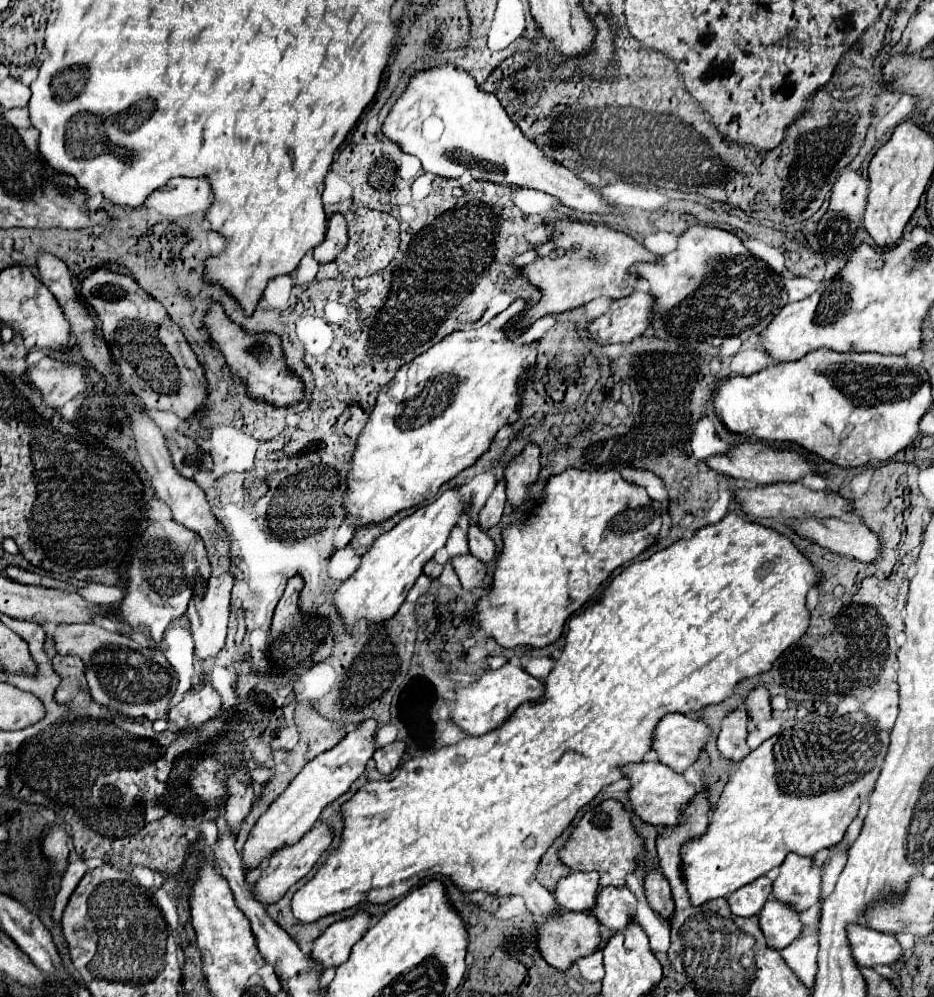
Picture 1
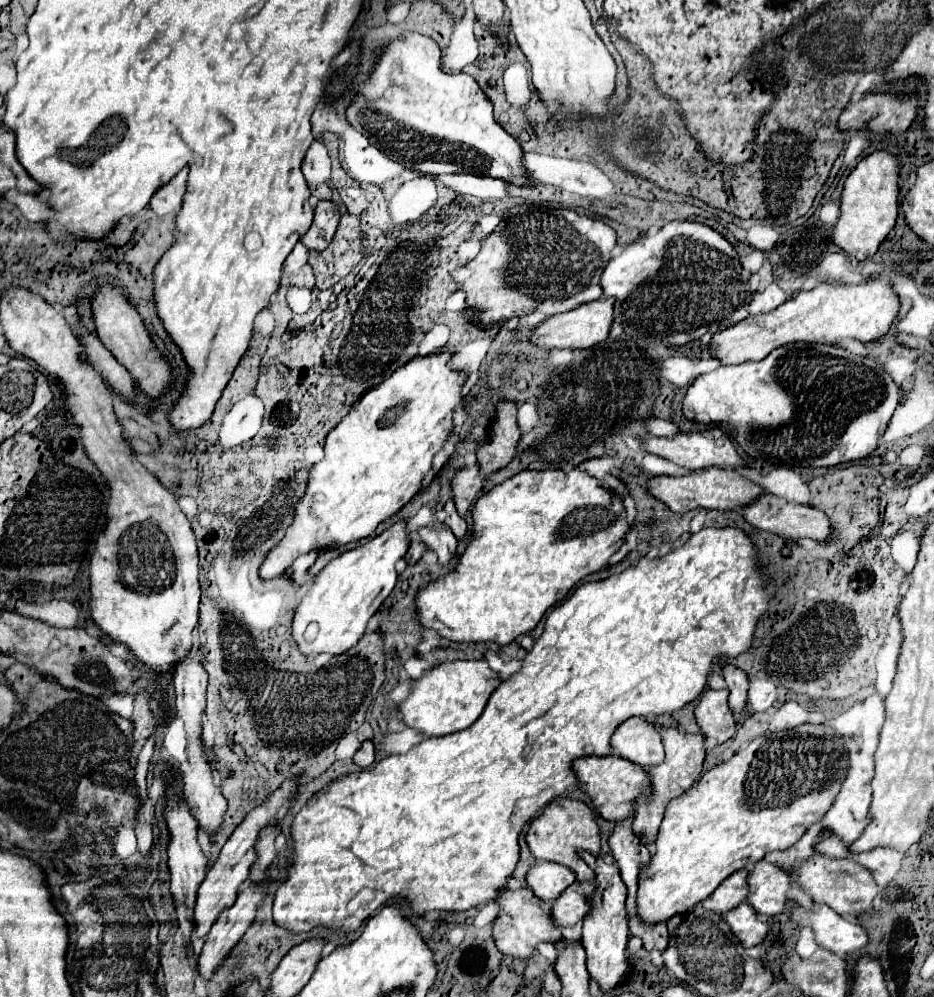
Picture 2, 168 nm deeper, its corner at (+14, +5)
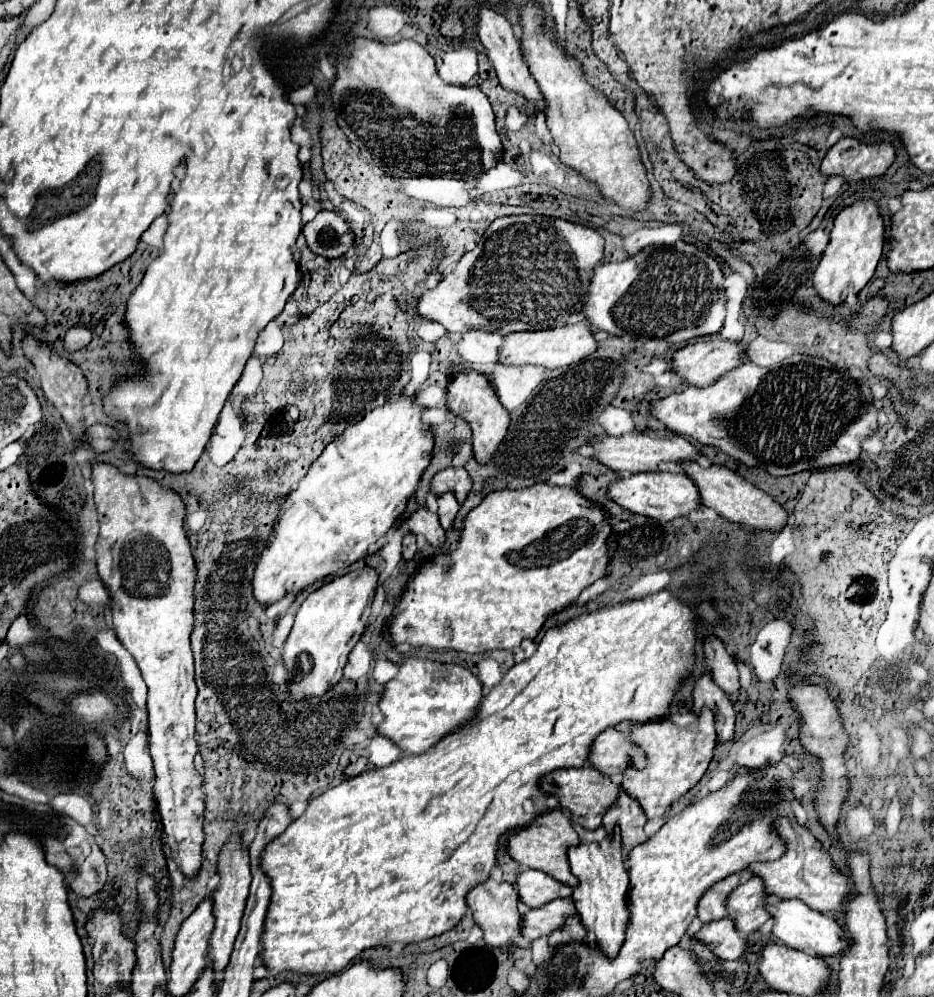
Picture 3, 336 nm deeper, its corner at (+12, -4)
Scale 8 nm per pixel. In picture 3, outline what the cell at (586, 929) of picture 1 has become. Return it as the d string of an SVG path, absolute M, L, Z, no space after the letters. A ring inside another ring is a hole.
M492 877L486 879L484 883L476 885L476 889L472 889L468 893L468 907L472 909L474 921L484 929L484 939L490 947L500 949L500 951L510 951L514 947L514 939L520 937L520 909L518 905L522 905L516 889L510 883L496 883Z

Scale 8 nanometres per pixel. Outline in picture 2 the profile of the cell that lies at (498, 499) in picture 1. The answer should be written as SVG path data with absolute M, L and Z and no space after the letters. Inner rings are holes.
M478 464L464 466L464 468L456 470L454 478L450 480L450 488L454 494L454 504L458 508L458 514L466 516L468 506L472 504L472 500L482 490L482 476L480 476Z

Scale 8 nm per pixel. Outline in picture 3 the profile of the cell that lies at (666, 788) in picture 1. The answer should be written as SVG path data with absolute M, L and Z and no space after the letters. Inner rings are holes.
M584 765L580 769L558 769L542 777L540 787L546 793L552 793L560 799L560 805L572 811L572 823L584 827L584 829L598 829L602 825L602 817L612 805L616 803L616 797L620 795L620 785L610 781L606 775L602 775L596 767Z

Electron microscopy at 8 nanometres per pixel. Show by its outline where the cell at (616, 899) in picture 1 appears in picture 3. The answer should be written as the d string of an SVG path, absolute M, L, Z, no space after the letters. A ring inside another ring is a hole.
M570 897L550 901L538 909L528 909L522 915L522 937L538 939L560 929L568 917L576 915L576 905Z

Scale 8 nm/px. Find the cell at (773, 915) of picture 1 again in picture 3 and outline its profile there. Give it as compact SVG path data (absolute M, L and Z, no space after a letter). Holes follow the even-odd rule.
M730 917L706 923L696 933L696 939L710 945L710 949L714 951L716 957L728 959L728 961L740 959L748 949L746 937L740 937L740 933L736 933L736 925L732 925Z

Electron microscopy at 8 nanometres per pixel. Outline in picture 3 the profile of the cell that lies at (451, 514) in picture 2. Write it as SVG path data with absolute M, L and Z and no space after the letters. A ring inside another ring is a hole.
M444 493L442 497L438 497L438 517L446 531L454 527L454 519L458 511L460 511L460 505L452 493Z

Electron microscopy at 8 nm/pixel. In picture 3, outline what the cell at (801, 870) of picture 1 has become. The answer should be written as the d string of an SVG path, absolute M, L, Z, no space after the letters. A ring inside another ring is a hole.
M760 877L738 885L728 897L728 913L742 935L760 929L772 915L768 913L768 893Z

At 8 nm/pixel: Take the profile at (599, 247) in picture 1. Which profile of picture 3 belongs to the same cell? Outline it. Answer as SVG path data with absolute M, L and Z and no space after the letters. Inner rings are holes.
M510 215L498 217L474 251L466 253L456 271L444 277L436 289L426 291L418 301L418 313L426 319L442 323L450 333L466 331L540 331L550 327L562 327L570 317L578 315L588 297L592 271L602 263L604 257L604 237L580 223L554 219L546 215Z

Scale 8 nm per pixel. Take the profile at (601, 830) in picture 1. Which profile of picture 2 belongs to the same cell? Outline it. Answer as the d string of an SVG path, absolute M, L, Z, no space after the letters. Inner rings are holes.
M568 798L552 800L544 808L544 812L530 822L528 832L526 832L526 844L536 860L548 860L548 862L562 864L562 866L570 868L580 882L594 880L594 872L576 854L578 848L600 854L600 834L598 834L598 826L596 826L596 814L584 802L568 800Z

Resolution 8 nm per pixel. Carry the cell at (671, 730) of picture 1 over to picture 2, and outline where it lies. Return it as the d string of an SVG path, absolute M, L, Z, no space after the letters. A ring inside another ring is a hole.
M628 718L622 722L614 730L610 746L616 756L622 756L642 768L652 768L664 760L658 726L646 722L644 718Z

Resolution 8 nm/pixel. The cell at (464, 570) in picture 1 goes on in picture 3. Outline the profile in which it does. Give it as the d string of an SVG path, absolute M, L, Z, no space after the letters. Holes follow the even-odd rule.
M418 509L414 515L410 515L408 529L414 535L424 535L426 541L436 549L444 547L444 543L446 543L446 531L442 529L438 515L430 513L428 509Z

